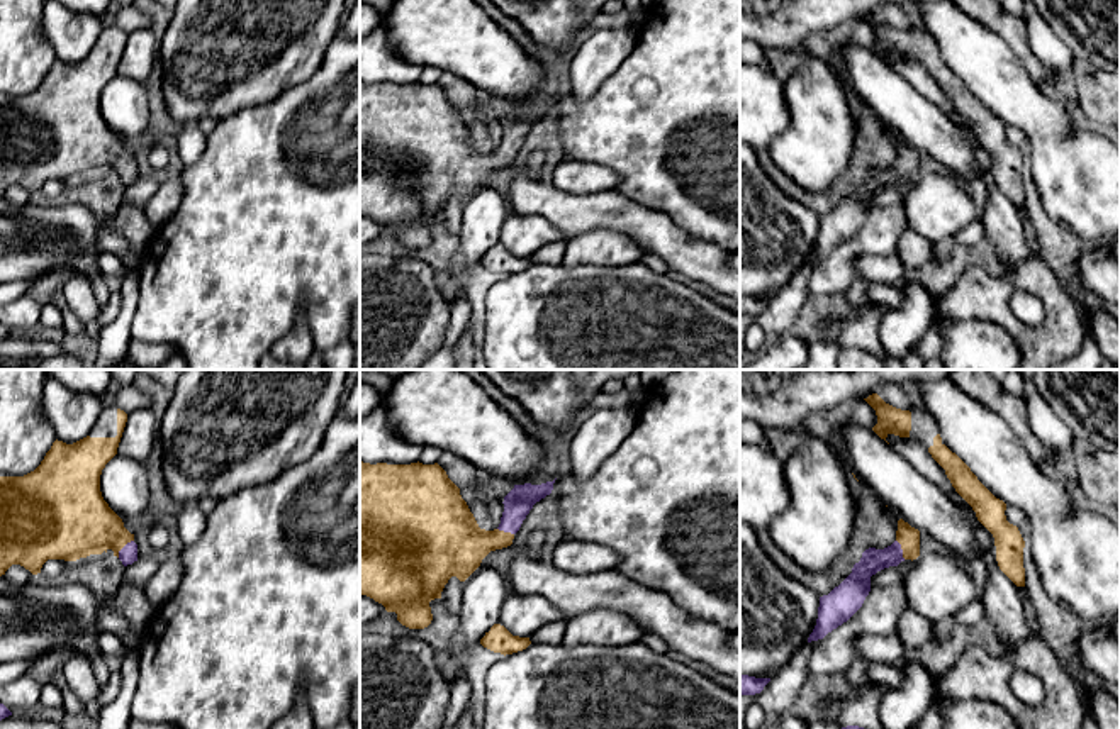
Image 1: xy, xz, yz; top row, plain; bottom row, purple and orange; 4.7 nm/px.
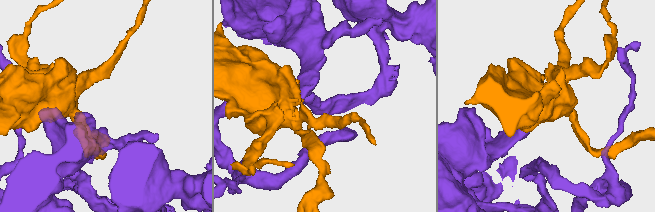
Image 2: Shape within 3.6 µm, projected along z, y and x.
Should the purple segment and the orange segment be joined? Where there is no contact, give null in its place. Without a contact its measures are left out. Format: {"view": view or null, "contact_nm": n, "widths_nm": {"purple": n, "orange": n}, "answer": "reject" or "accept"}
{"view": "xy", "contact_nm": 120, "widths_nm": {"purple": 90, "orange": 320}, "answer": "accept"}

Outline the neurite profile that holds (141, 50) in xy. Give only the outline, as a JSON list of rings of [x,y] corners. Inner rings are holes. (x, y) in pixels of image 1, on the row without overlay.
[[[139,29],[127,34],[117,75],[144,85],[158,58],[158,46],[160,42],[151,29]]]

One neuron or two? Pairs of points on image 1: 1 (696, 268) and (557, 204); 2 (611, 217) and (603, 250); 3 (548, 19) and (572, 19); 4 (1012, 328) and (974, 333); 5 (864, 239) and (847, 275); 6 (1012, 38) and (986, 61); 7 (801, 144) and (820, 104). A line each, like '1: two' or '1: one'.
1: one
2: two
3: one
4: two
5: one
6: two
7: one

